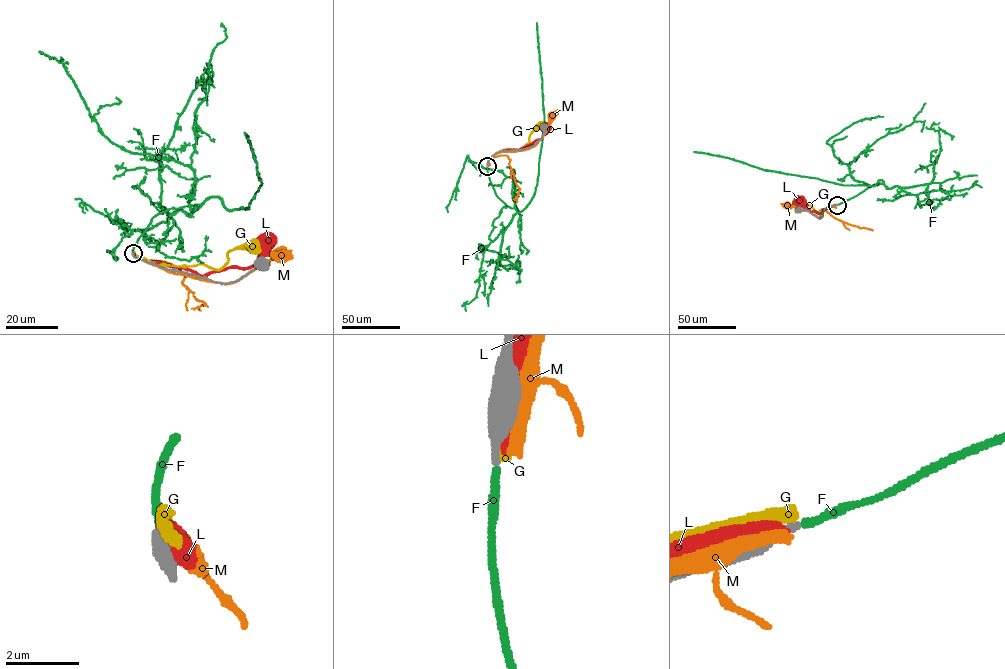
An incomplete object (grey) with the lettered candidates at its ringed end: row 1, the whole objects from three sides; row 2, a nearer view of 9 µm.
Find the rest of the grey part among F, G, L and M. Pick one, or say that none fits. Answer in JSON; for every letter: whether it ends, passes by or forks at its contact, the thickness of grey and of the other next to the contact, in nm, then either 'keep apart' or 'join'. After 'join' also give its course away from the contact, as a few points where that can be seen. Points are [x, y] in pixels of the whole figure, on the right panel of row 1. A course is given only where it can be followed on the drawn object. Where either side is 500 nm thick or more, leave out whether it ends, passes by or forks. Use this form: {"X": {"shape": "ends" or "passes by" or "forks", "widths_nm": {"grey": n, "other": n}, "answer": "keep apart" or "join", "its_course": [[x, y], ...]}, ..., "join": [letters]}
{"F": {"shape": "ends", "widths_nm": {"grey": 280, "other": 240}, "answer": "join", "its_course": [[837, 204], [883, 181], [879, 180], [873, 186], [844, 185], [765, 170], [728, 158], [694, 151]]}, "G": {"widths_nm": {"grey": 550, "other": 360}, "answer": "keep apart"}, "L": {"widths_nm": {"grey": 600, "other": 320}, "answer": "keep apart"}, "M": {"widths_nm": {"grey": 600, "other": 320}, "answer": "keep apart"}, "join": ["F"]}

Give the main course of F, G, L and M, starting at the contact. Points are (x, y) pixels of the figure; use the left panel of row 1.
F: (133, 252), (151, 219), (170, 208), (212, 197), (228, 210), (248, 208), (262, 183), (245, 132)
G: (133, 252), (158, 264), (206, 264), (218, 270), (228, 261), (230, 250), (252, 246)
L: (134, 254), (151, 262), (187, 268), (205, 275), (230, 268), (252, 266), (267, 246), (267, 240)
M: (135, 254), (174, 273), (231, 283), (266, 266), (278, 250), (279, 253)

